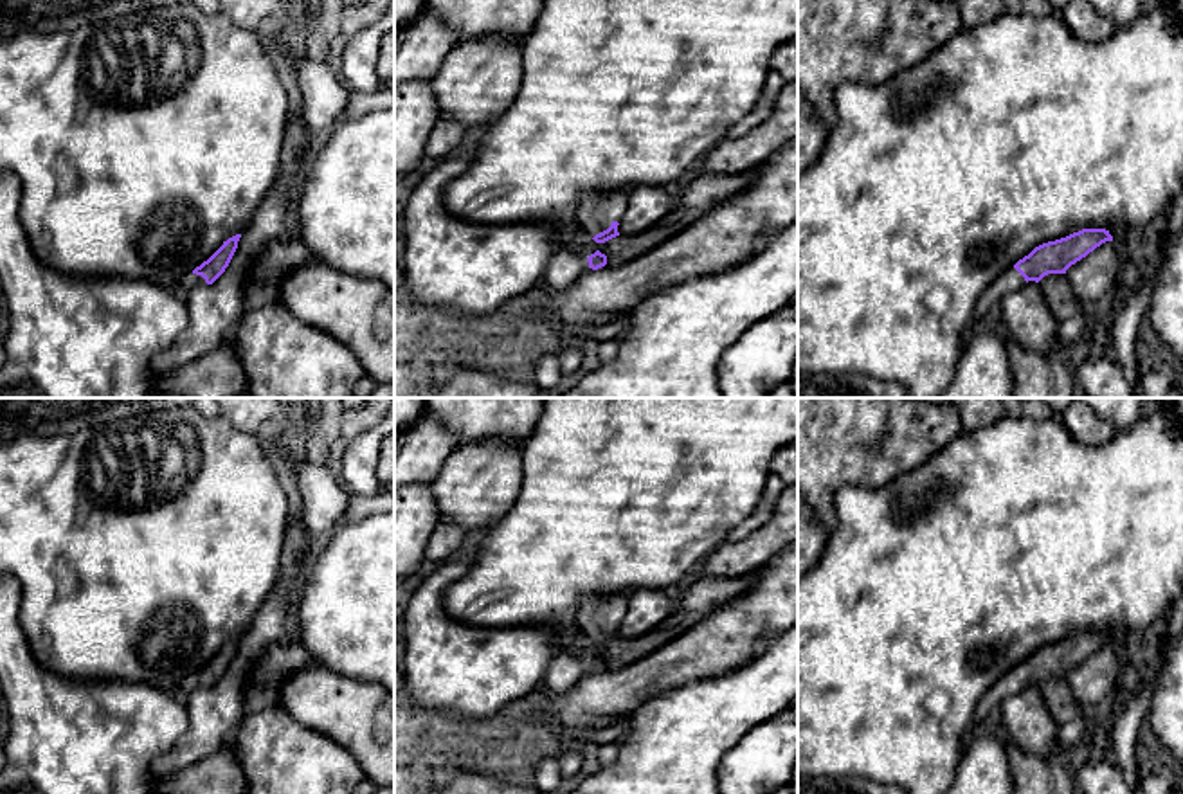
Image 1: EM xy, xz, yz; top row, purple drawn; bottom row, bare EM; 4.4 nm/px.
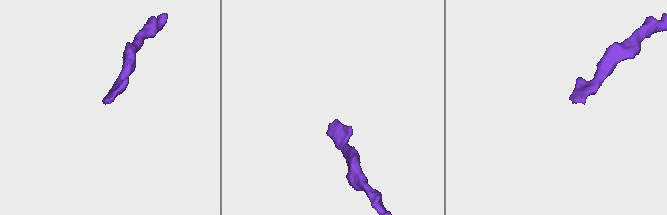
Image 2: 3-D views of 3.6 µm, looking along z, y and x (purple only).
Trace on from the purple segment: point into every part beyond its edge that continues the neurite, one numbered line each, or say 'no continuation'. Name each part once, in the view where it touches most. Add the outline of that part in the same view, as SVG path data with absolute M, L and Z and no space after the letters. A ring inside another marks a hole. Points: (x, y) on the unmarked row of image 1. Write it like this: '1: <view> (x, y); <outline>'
1: xz (596, 614); M623 591L609 596L580 598L576 621L583 636L594 641L607 634L612 625L619 625L632 592L634 591Z

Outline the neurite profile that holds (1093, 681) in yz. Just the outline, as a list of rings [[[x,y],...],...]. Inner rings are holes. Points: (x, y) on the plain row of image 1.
[[[1106,645],[1066,673],[1071,695],[1082,709],[1104,708],[1109,704],[1118,686],[1122,672],[1122,654],[1113,645]]]

